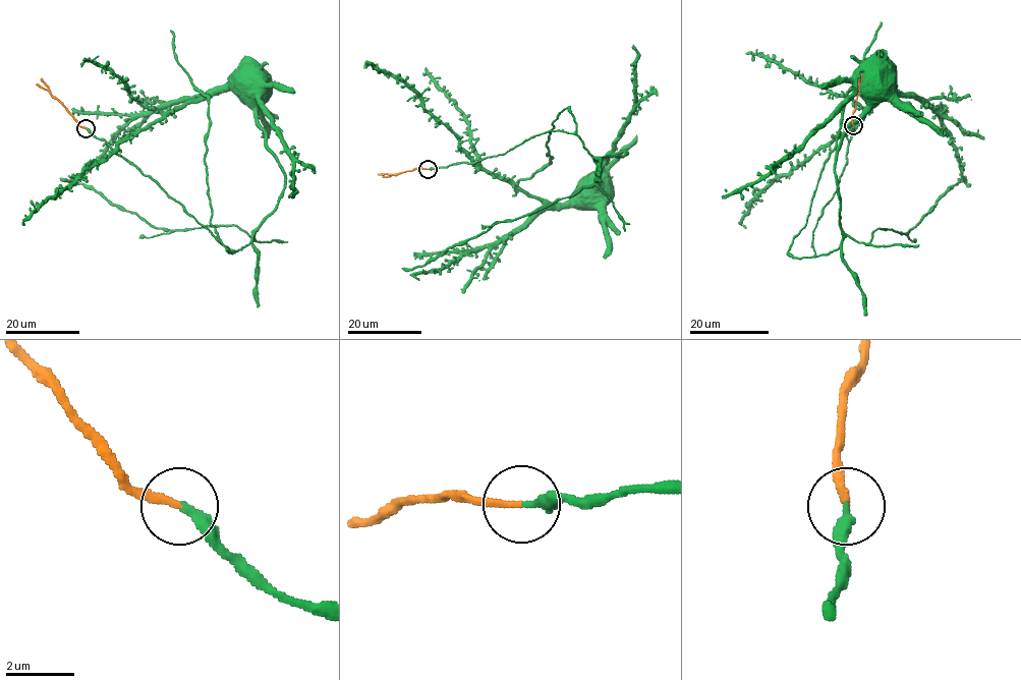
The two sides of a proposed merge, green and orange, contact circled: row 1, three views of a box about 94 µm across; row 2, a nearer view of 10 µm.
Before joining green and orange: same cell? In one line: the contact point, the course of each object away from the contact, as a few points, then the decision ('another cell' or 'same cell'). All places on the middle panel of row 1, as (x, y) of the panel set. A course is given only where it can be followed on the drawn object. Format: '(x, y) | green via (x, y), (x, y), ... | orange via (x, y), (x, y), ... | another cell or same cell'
(428, 169) | green via (428, 169), (475, 163), (562, 130), (579, 136), (596, 158), (625, 152), (609, 158), (596, 187) | orange via (428, 169), (417, 168), (383, 176) | same cell

